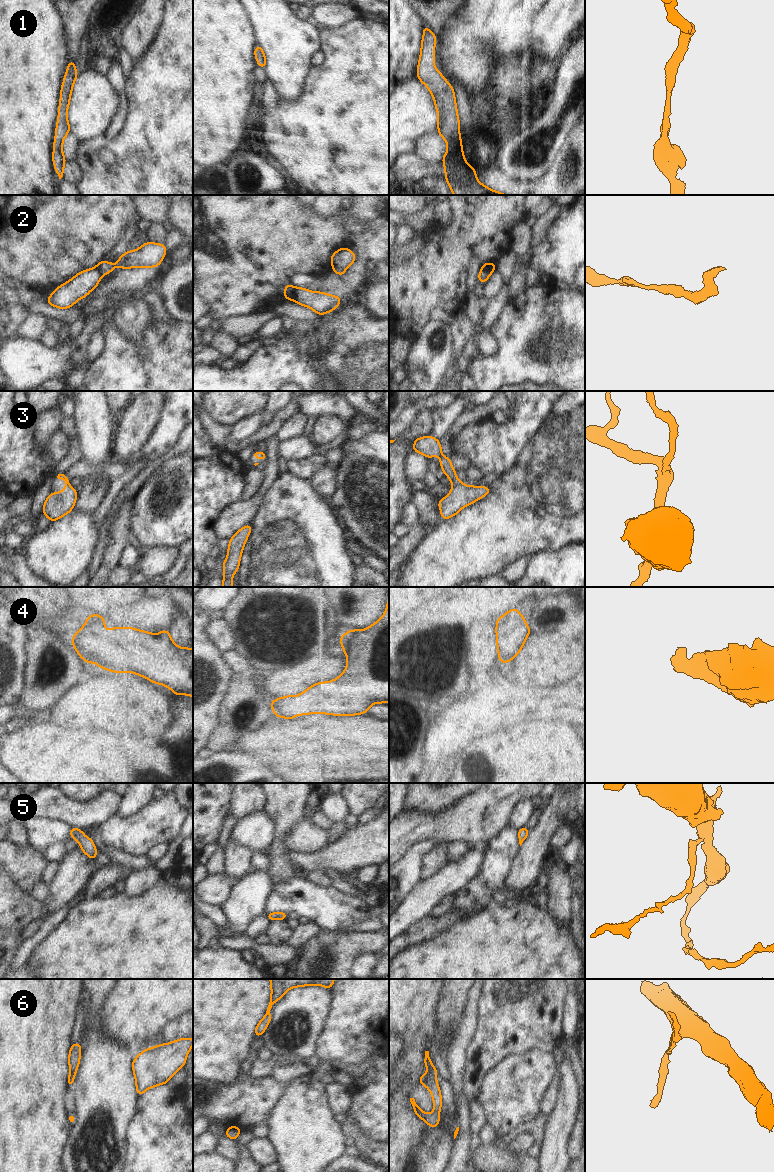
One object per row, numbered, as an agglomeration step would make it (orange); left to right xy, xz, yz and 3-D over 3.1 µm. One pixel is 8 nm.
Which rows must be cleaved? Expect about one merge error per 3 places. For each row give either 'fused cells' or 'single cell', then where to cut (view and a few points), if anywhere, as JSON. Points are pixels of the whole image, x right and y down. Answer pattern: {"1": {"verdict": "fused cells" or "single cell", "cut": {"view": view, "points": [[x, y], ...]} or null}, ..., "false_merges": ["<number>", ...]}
{"1": {"verdict": "single cell", "cut": null}, "2": {"verdict": "fused cells", "cut": {"view": "xz", "points": [[295, 287], [291, 299]]}}, "3": {"verdict": "single cell", "cut": null}, "4": {"verdict": "single cell", "cut": null}, "5": {"verdict": "single cell", "cut": null}, "6": {"verdict": "single cell", "cut": null}, "false_merges": ["2"]}

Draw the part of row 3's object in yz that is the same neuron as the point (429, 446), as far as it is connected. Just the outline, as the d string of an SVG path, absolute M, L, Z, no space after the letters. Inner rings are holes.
M430 435L416 438L413 443L413 451L425 455L428 459L433 456L439 456L441 458L439 464L442 467L442 471L453 484L450 493L438 501L443 521L457 515L462 508L471 505L490 493L489 486L468 486L459 481L456 471L451 465L451 458L443 456L438 439Z

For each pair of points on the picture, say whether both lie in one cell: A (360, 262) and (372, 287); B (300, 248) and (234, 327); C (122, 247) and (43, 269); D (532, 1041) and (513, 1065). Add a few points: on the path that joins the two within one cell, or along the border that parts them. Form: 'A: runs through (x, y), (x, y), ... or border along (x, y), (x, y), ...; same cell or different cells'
A: border along (370, 276), (363, 284); different cells
B: border along (260, 310), (238, 316), (226, 316), (222, 319); different cells
C: border along (124, 230), (117, 243), (101, 259); different cells
D: border along (547, 1052), (529, 1049), (508, 1055), (501, 1061); different cells

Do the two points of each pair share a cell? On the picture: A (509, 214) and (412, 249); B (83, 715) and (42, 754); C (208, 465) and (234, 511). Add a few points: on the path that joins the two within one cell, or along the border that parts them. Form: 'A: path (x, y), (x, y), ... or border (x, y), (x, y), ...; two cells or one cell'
A: border (434, 226), (420, 251), (405, 263); two cells
B: border (50, 721), (66, 728); two cells
C: border (241, 499), (229, 503), (215, 522); two cells

